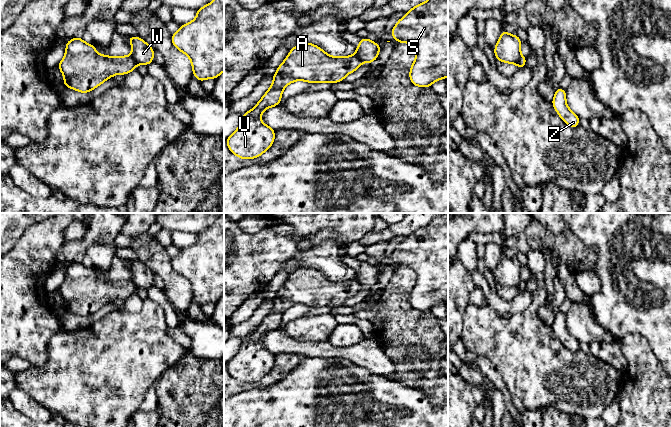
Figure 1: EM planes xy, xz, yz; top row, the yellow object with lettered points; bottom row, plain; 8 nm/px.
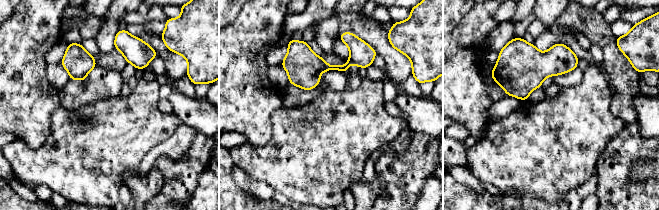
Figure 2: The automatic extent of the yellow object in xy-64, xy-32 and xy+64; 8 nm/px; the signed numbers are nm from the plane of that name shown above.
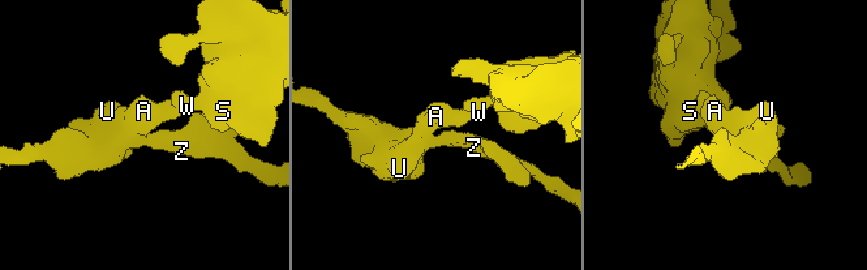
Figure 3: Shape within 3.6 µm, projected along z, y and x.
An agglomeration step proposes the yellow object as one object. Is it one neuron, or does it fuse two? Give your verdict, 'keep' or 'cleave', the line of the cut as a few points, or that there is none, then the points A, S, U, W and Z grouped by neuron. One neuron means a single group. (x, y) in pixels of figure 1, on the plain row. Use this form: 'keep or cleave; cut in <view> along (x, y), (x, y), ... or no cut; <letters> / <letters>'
cleave; cut in xy along (131, 278), (137, 287); A U Z / S W

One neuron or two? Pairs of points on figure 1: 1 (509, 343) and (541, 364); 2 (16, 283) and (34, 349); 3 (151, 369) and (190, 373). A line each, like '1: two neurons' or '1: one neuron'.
1: one neuron
2: one neuron
3: two neurons

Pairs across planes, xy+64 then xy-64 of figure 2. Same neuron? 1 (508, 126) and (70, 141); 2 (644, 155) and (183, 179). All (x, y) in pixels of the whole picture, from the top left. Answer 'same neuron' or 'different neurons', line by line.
1: same neuron
2: same neuron

